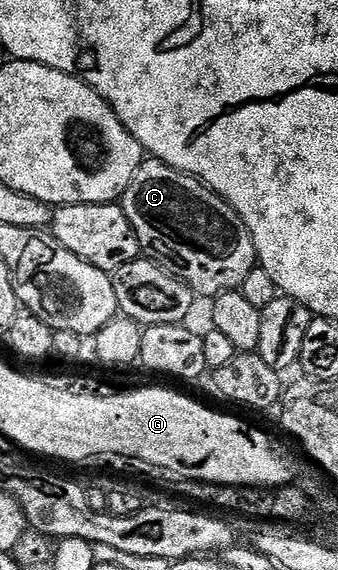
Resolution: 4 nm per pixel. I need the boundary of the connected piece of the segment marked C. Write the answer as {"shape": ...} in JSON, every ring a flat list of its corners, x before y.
{"shape":[[144,159,137,174,133,174,133,182,129,182,123,192,121,203,125,218,129,218,129,226,133,226,133,234,137,234,140,253,189,285,196,297,214,298,222,292,238,290,249,270,257,266,253,238,242,218,213,189,206,188,194,176,187,176,176,168,162,164,160,160]]}

